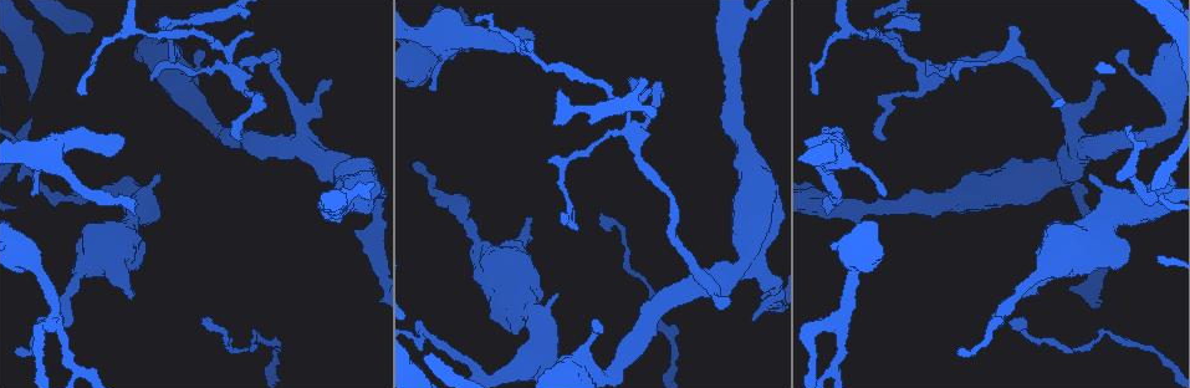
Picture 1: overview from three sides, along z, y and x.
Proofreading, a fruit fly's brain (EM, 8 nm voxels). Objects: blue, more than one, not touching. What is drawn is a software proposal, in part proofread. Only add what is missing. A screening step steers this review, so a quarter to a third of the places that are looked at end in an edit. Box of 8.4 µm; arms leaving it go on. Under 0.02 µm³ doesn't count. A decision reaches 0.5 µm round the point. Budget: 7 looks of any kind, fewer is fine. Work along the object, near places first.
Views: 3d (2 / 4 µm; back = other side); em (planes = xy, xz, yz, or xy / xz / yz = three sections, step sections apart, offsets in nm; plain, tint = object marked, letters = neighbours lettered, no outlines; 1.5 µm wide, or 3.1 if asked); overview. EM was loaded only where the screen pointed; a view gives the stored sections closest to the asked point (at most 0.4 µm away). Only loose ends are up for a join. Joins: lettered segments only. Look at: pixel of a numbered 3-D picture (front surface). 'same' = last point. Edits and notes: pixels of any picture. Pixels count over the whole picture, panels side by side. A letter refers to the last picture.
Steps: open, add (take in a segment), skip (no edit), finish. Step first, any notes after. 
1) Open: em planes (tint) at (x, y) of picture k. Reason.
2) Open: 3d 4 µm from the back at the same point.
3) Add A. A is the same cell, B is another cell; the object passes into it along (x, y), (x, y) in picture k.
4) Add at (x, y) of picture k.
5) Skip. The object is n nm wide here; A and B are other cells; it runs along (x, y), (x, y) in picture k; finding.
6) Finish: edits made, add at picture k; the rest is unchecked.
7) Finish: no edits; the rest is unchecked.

Open: 3d 2 µm from the back at (1013, 25) of picture 1. Thin end.

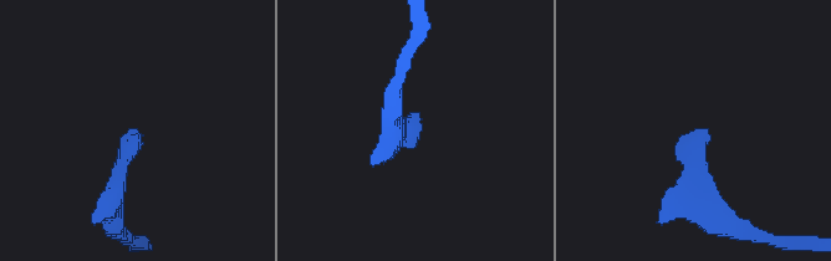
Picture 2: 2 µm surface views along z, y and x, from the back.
Open: em yz step 8 (letters) at (701, 131) of picture 2. Need the tissue.

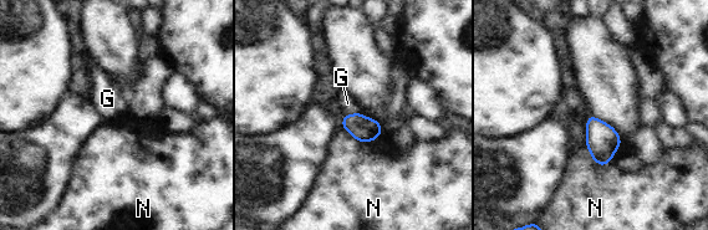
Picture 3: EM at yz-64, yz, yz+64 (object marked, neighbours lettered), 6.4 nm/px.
Skip. G and N are other cells; none of them fits.

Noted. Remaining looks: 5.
Open: 3d 2 µm at (134, 215) of picture 1.

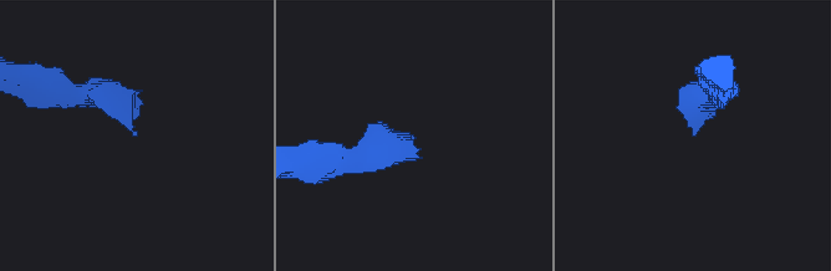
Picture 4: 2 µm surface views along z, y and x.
Open: em yz step 4 (tint) at (692, 130) of picture 4.

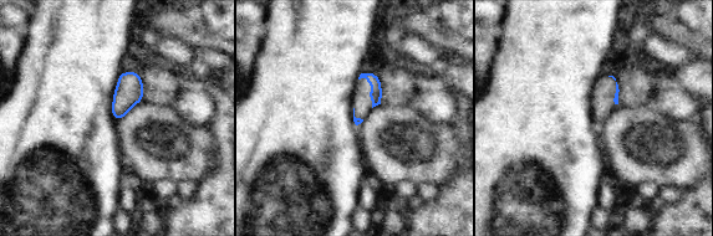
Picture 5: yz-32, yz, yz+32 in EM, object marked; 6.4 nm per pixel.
Open: em planes (letters) at the same point.

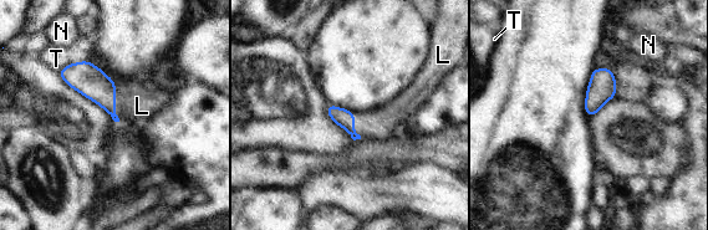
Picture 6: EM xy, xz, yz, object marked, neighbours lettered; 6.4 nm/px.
Add L. L is the same cell, N and T are other cells; the object passes into it along (85, 77), (115, 102), (142, 106) in picture 6; it goes on there.

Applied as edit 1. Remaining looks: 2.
Finish: edits made, add at picture 6; the rest is unchecked.

